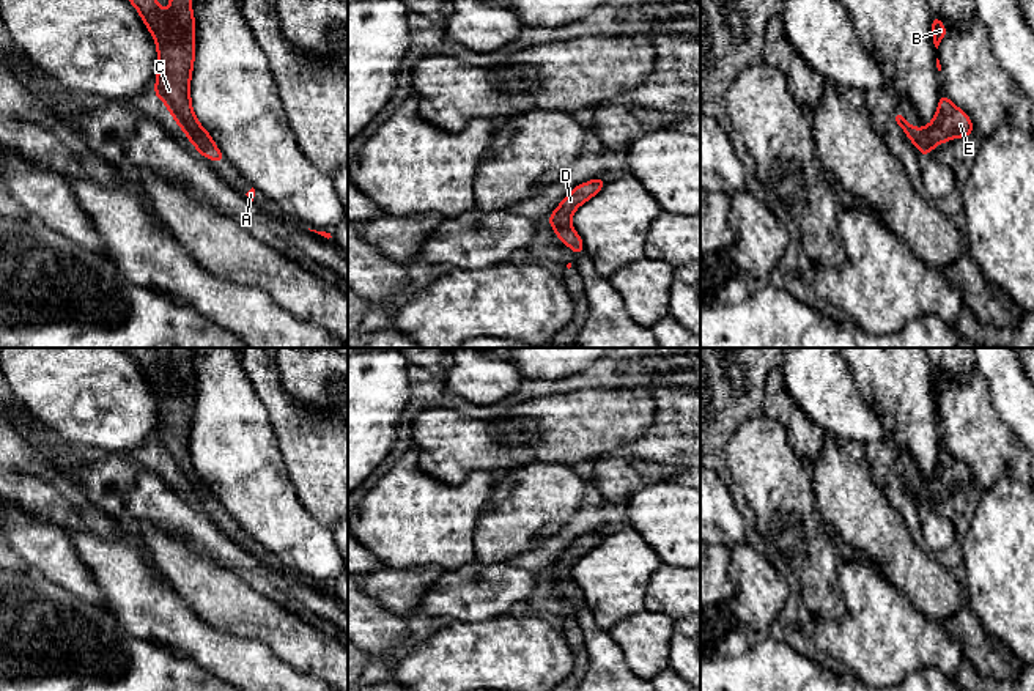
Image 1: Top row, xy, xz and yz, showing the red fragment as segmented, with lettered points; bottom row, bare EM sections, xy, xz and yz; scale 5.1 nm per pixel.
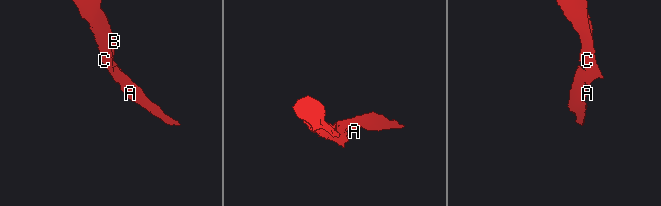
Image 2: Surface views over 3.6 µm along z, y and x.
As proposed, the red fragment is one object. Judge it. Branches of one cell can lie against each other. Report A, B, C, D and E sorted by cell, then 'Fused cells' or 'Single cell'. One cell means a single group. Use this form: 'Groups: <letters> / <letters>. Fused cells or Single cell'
Groups: A B C D E. Single cell

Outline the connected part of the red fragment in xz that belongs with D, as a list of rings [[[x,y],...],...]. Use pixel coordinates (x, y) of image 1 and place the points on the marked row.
[[[598,176],[592,181],[582,183],[576,186],[562,201],[560,205],[552,211],[548,222],[552,227],[557,238],[567,244],[573,253],[579,255],[584,252],[584,242],[578,231],[570,224],[571,216],[574,211],[590,200],[593,195],[596,195],[603,186],[604,178]]]

